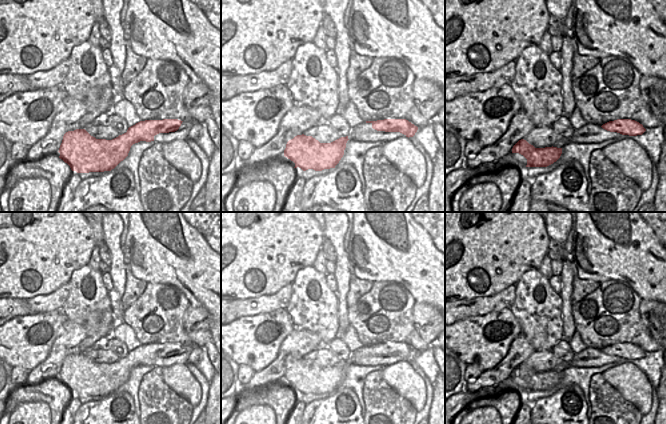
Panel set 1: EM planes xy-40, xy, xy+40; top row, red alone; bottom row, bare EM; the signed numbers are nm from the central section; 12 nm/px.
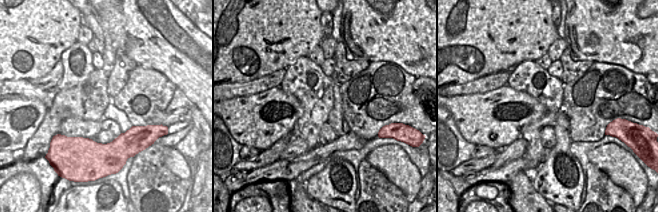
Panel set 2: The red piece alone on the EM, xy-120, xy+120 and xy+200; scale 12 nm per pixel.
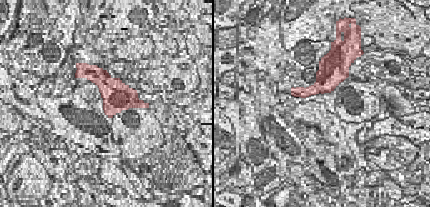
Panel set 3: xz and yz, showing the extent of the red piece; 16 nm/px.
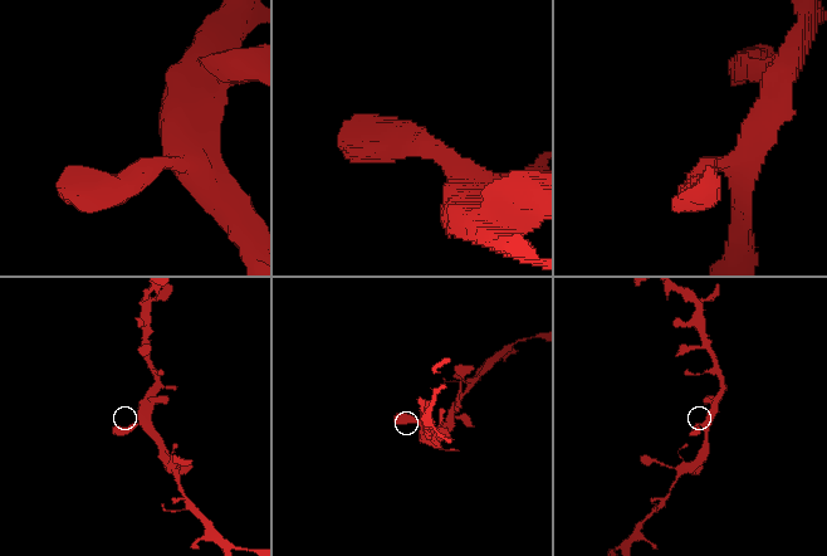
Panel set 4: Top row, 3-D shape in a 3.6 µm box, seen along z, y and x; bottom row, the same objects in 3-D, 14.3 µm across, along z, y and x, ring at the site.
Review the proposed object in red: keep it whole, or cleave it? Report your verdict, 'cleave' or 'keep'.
keep

